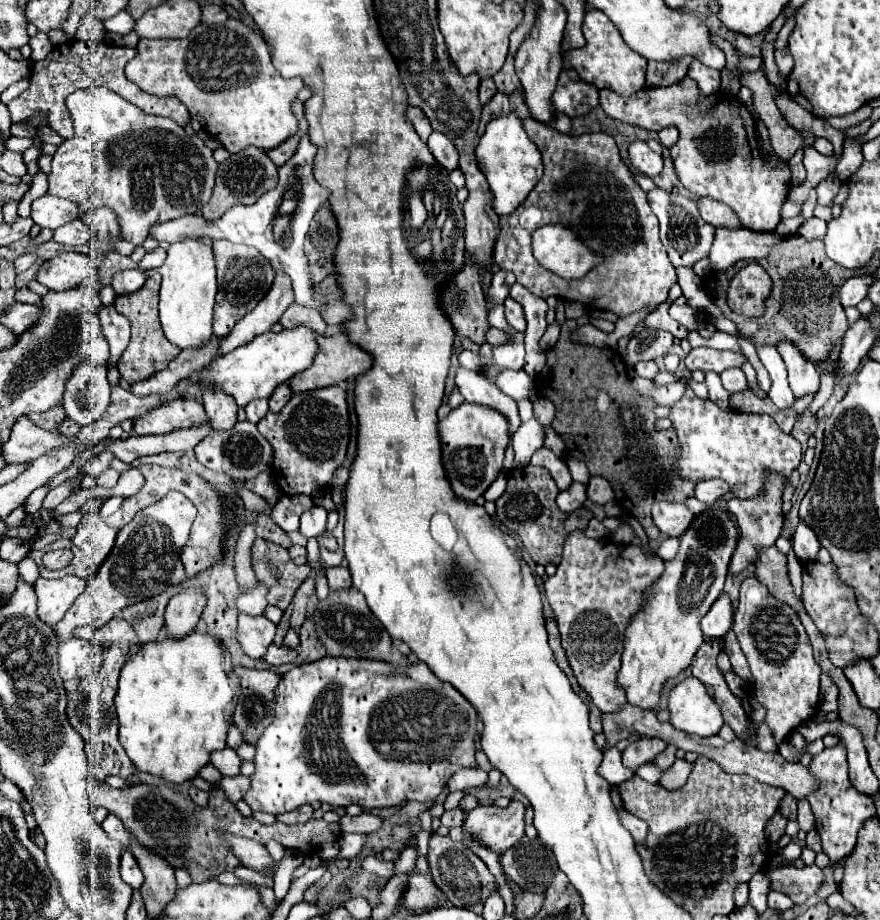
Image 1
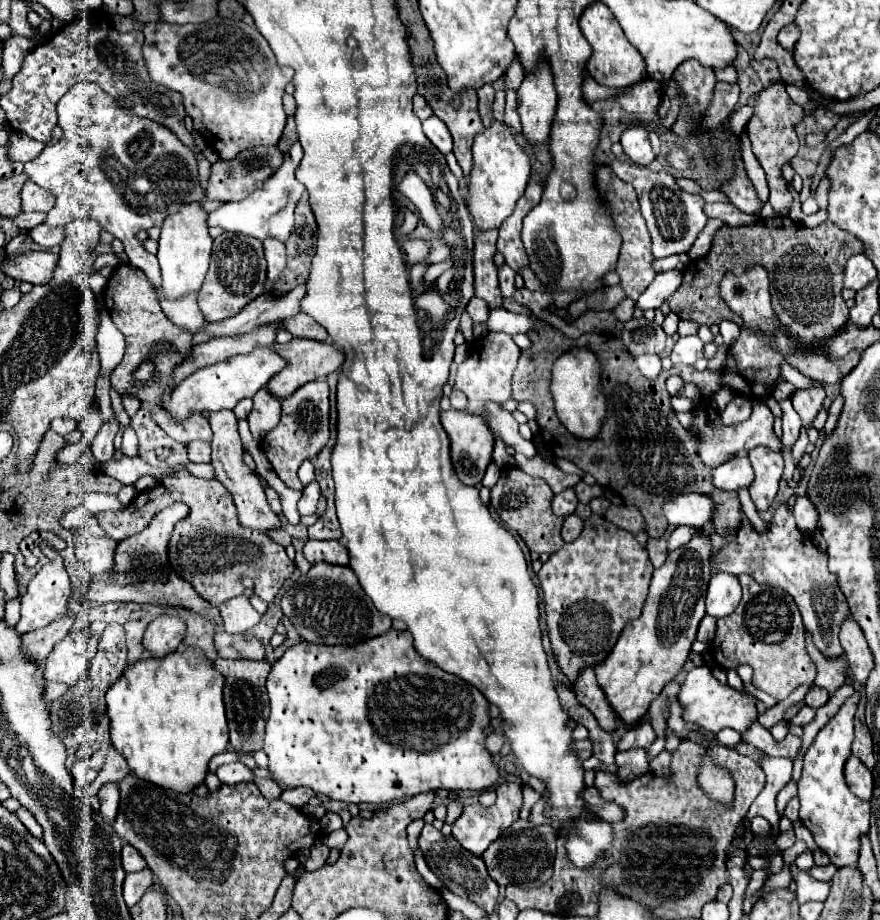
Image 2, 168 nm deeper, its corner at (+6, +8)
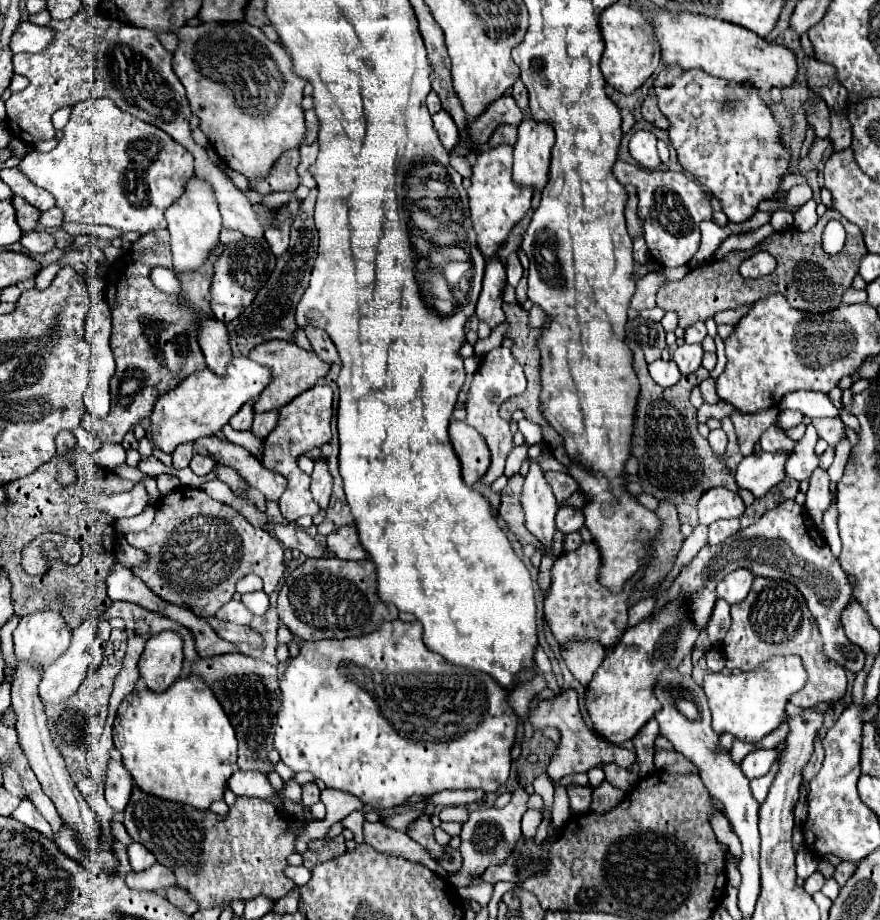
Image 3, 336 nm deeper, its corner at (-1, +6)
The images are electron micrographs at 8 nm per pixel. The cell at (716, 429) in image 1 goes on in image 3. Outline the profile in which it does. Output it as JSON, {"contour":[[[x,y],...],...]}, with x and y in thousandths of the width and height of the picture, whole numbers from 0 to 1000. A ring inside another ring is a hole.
{"contour":[[[893,446],[893,448],[886,448],[886,450],[884,450],[882,463],[889,465],[889,467],[895,467],[895,465],[900,465],[900,463],[907,463],[909,459],[911,459],[911,448]]]}

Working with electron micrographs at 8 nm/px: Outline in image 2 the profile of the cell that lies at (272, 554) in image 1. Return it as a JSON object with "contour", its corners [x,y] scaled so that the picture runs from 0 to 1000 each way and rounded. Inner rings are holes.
{"contour":[[[201,509],[199,517],[183,520],[176,530],[158,535],[156,541],[140,554],[110,559],[110,565],[131,589],[138,589],[144,583],[158,580],[181,554],[199,546],[210,546],[215,550],[215,561],[203,565],[194,578],[190,593],[194,617],[242,659],[276,646],[276,637],[272,633],[274,626],[285,626],[290,630],[290,646],[297,652],[308,654],[322,633],[333,624],[335,611],[331,611],[324,596],[310,589],[303,580],[272,570],[263,537],[253,530],[253,526],[247,526],[247,522],[231,522],[208,509]],[[260,607],[265,609],[260,611]]]}

